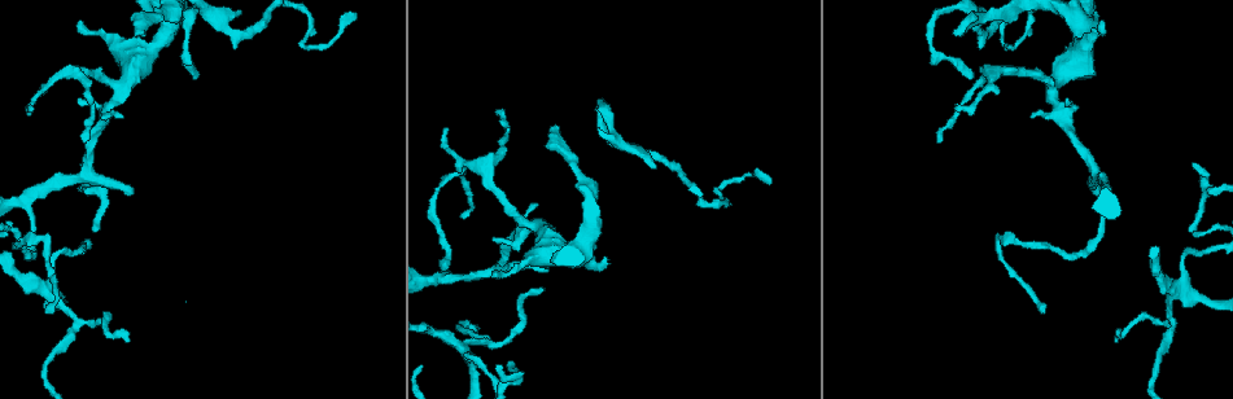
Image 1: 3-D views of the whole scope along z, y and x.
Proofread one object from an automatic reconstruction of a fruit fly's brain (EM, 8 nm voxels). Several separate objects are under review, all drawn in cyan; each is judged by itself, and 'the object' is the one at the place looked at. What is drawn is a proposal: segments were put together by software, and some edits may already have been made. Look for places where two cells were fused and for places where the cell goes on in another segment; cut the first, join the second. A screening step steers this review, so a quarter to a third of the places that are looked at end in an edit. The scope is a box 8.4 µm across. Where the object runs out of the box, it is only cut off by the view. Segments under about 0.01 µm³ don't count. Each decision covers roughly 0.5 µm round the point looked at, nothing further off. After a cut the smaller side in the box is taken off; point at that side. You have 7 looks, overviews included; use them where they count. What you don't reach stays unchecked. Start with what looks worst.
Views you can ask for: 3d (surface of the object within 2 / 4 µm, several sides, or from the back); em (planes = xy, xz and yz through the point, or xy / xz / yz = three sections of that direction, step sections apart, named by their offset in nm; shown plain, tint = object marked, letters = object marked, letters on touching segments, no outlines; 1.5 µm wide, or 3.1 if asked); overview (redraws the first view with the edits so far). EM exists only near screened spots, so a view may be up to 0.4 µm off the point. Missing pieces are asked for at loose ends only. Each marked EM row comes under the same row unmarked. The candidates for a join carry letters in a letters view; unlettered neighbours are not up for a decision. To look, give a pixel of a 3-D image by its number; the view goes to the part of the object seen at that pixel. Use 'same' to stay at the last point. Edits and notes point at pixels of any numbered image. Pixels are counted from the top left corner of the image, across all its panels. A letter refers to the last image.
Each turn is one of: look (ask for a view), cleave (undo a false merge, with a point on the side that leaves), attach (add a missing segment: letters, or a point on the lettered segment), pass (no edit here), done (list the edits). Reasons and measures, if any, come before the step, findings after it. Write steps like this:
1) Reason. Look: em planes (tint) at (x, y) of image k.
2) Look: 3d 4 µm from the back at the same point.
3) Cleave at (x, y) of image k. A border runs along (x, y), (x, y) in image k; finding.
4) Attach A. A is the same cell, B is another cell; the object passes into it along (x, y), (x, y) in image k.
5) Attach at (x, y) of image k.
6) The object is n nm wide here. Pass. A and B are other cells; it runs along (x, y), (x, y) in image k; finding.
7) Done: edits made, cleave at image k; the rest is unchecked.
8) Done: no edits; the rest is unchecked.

Thin end. Look: 3d 4 µm at (197, 75) of image 1.

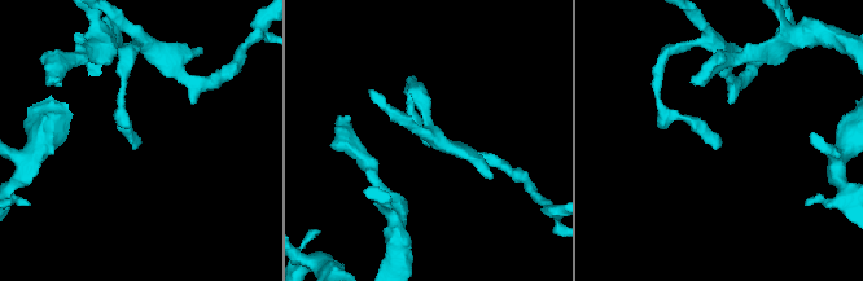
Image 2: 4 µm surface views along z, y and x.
Look: em planes (letters) at (720, 146) of image 2.

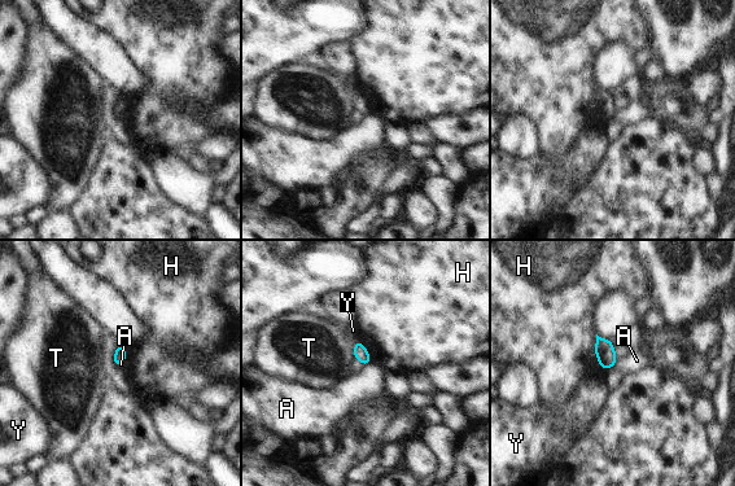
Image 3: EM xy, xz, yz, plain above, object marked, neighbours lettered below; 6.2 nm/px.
Pass. A, H, T and Y are other cells; a border runs along (371, 362), (364, 366) in image 3; none of them fits.

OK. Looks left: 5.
Free end. Look: 3d 2 µm at (495, 240) of image 1.

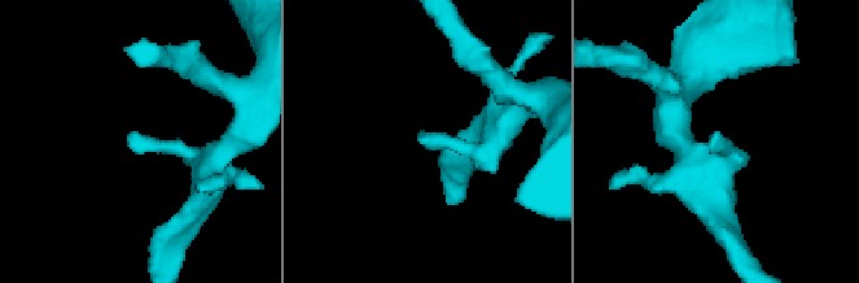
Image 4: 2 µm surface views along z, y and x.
Shape alone is not enough. Look: em xz step 8 (letters) at (419, 133) of image 4.

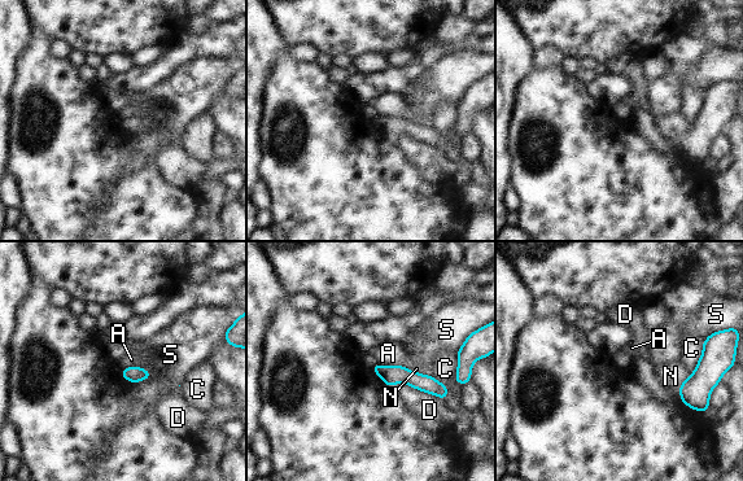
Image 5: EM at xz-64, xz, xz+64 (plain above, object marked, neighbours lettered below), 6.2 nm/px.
Another direction. Look: em planes (letters) at the same point.

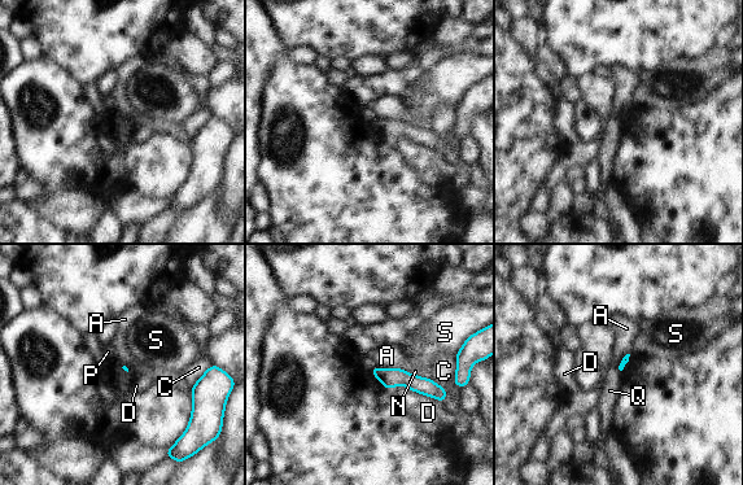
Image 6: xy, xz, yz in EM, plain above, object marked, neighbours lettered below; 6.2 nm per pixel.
Pass. A, C, D, N, P, Q and S are other cells; it runs along (375, 371), (425, 385), (442, 396) in image 6; no lettered segment goes on from it.

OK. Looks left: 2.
Branch point. Look: em xz step 4 (tint) at (78, 320) of image 1.

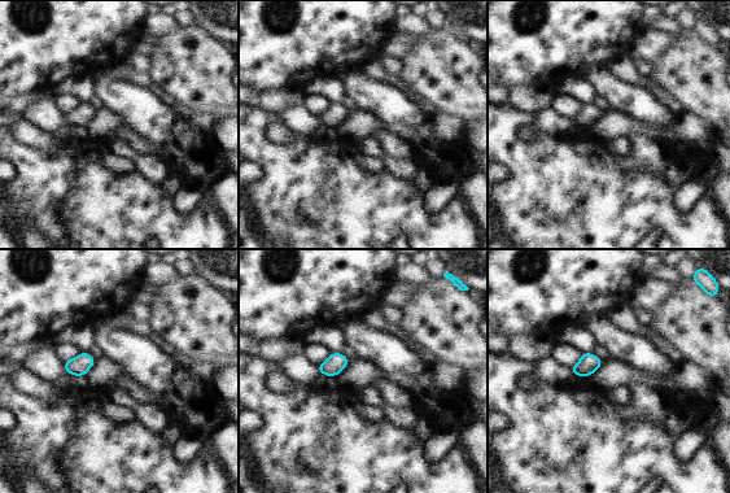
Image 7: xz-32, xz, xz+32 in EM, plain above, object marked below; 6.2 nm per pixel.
Cut it another way. Look: em planes (letters) at the same point.

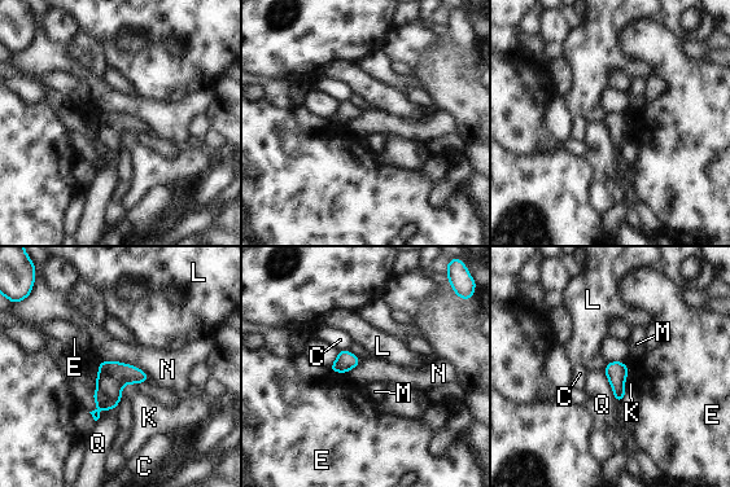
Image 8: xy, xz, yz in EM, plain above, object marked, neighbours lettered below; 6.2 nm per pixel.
The object is 100 nm wide here. Pass. C, E, K, L, M, N and Q are other cells; continuous, no second cell.

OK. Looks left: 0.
Done: no edits; the rest is unchecked.

